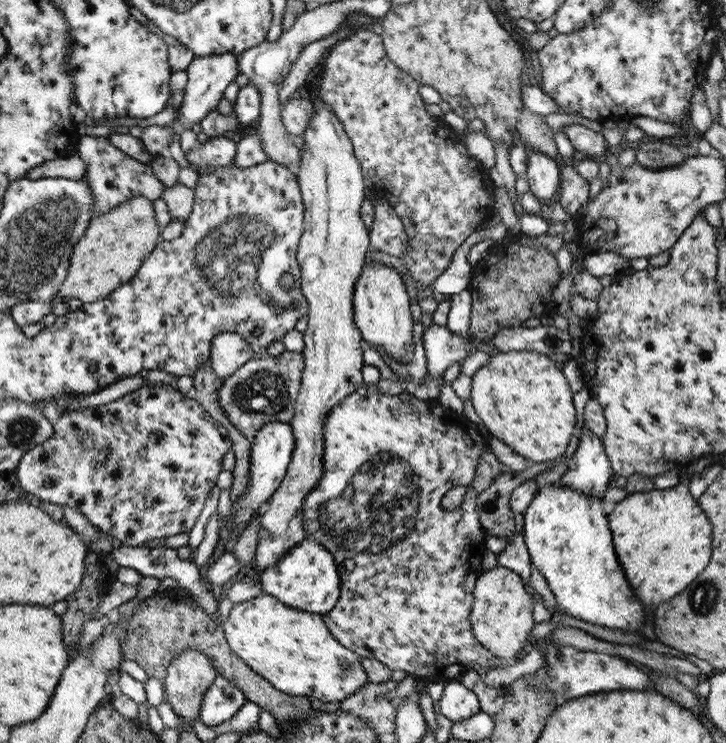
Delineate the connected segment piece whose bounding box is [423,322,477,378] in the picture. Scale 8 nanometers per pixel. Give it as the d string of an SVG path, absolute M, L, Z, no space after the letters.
M434 322L424 330L427 370L432 377L440 378L448 366L456 361L462 364L469 354L477 350L473 343L475 339L461 337L447 326L438 326Z

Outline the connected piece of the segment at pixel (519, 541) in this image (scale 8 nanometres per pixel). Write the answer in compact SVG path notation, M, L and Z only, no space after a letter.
M522 531L515 533L512 543L496 554L498 565L517 572L522 577L524 589L531 595L535 590L530 585L530 570L532 570L532 559L530 558Z

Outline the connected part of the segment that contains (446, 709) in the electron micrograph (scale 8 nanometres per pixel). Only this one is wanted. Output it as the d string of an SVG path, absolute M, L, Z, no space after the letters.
M450 680L439 686L437 701L440 702L440 713L446 719L459 722L480 712L478 698L473 691L465 688L460 680Z

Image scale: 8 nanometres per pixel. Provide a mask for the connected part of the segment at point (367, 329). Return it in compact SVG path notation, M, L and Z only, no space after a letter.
M368 262L354 286L354 322L362 339L372 347L382 347L386 353L399 362L406 362L414 355L414 320L410 312L410 297L400 272L382 262Z

